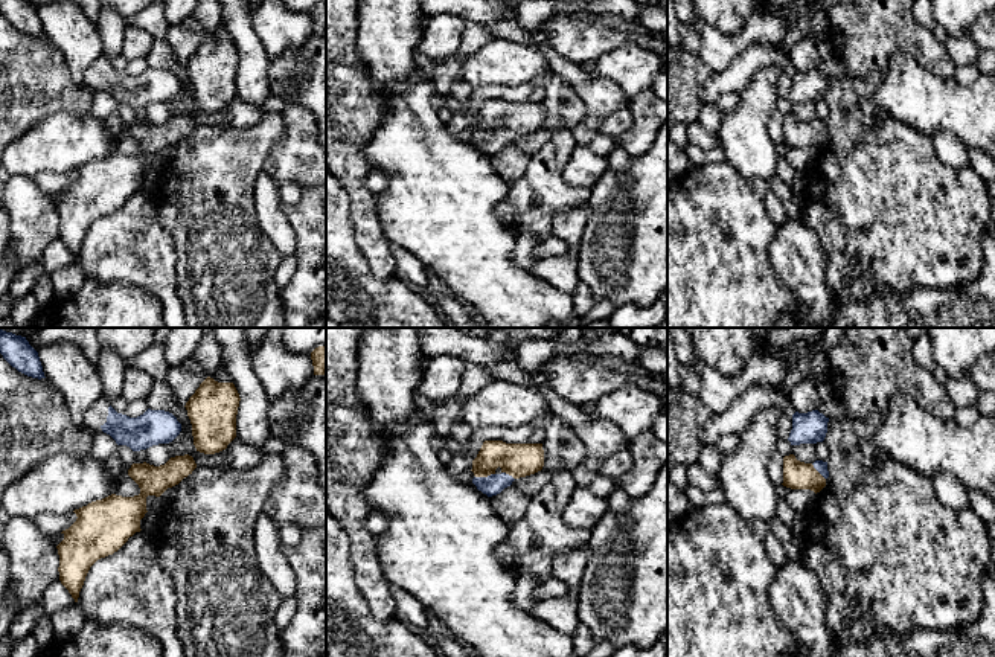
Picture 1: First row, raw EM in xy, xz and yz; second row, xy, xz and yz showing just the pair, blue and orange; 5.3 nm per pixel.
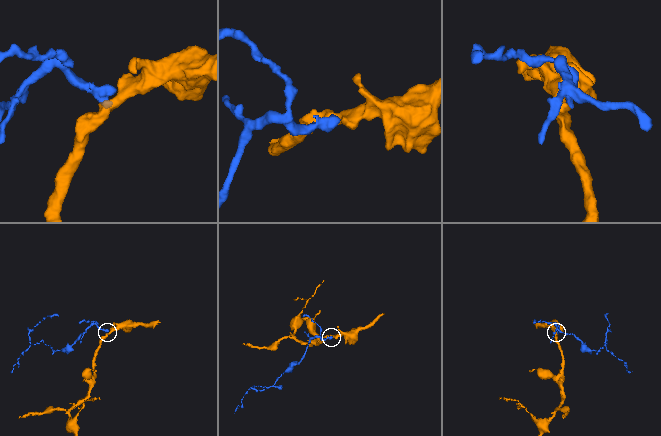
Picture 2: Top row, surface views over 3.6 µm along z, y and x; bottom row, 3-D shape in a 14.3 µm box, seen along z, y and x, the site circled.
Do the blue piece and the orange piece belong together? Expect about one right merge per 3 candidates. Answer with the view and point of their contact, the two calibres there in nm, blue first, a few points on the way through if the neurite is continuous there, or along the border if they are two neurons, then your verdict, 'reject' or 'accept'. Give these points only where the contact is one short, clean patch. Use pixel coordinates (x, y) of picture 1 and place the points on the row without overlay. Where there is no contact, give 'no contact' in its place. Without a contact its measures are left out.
meets blue in xz at (485, 136); 110 nm thick on the blue side, 180 nm on the other; runs through xz (494, 142), (485, 136), (497, 119), (518, 119); accept

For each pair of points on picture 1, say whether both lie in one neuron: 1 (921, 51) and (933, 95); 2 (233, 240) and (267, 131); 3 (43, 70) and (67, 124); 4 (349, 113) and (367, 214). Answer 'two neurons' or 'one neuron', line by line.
1: two neurons
2: one neuron
3: two neurons
4: one neuron

